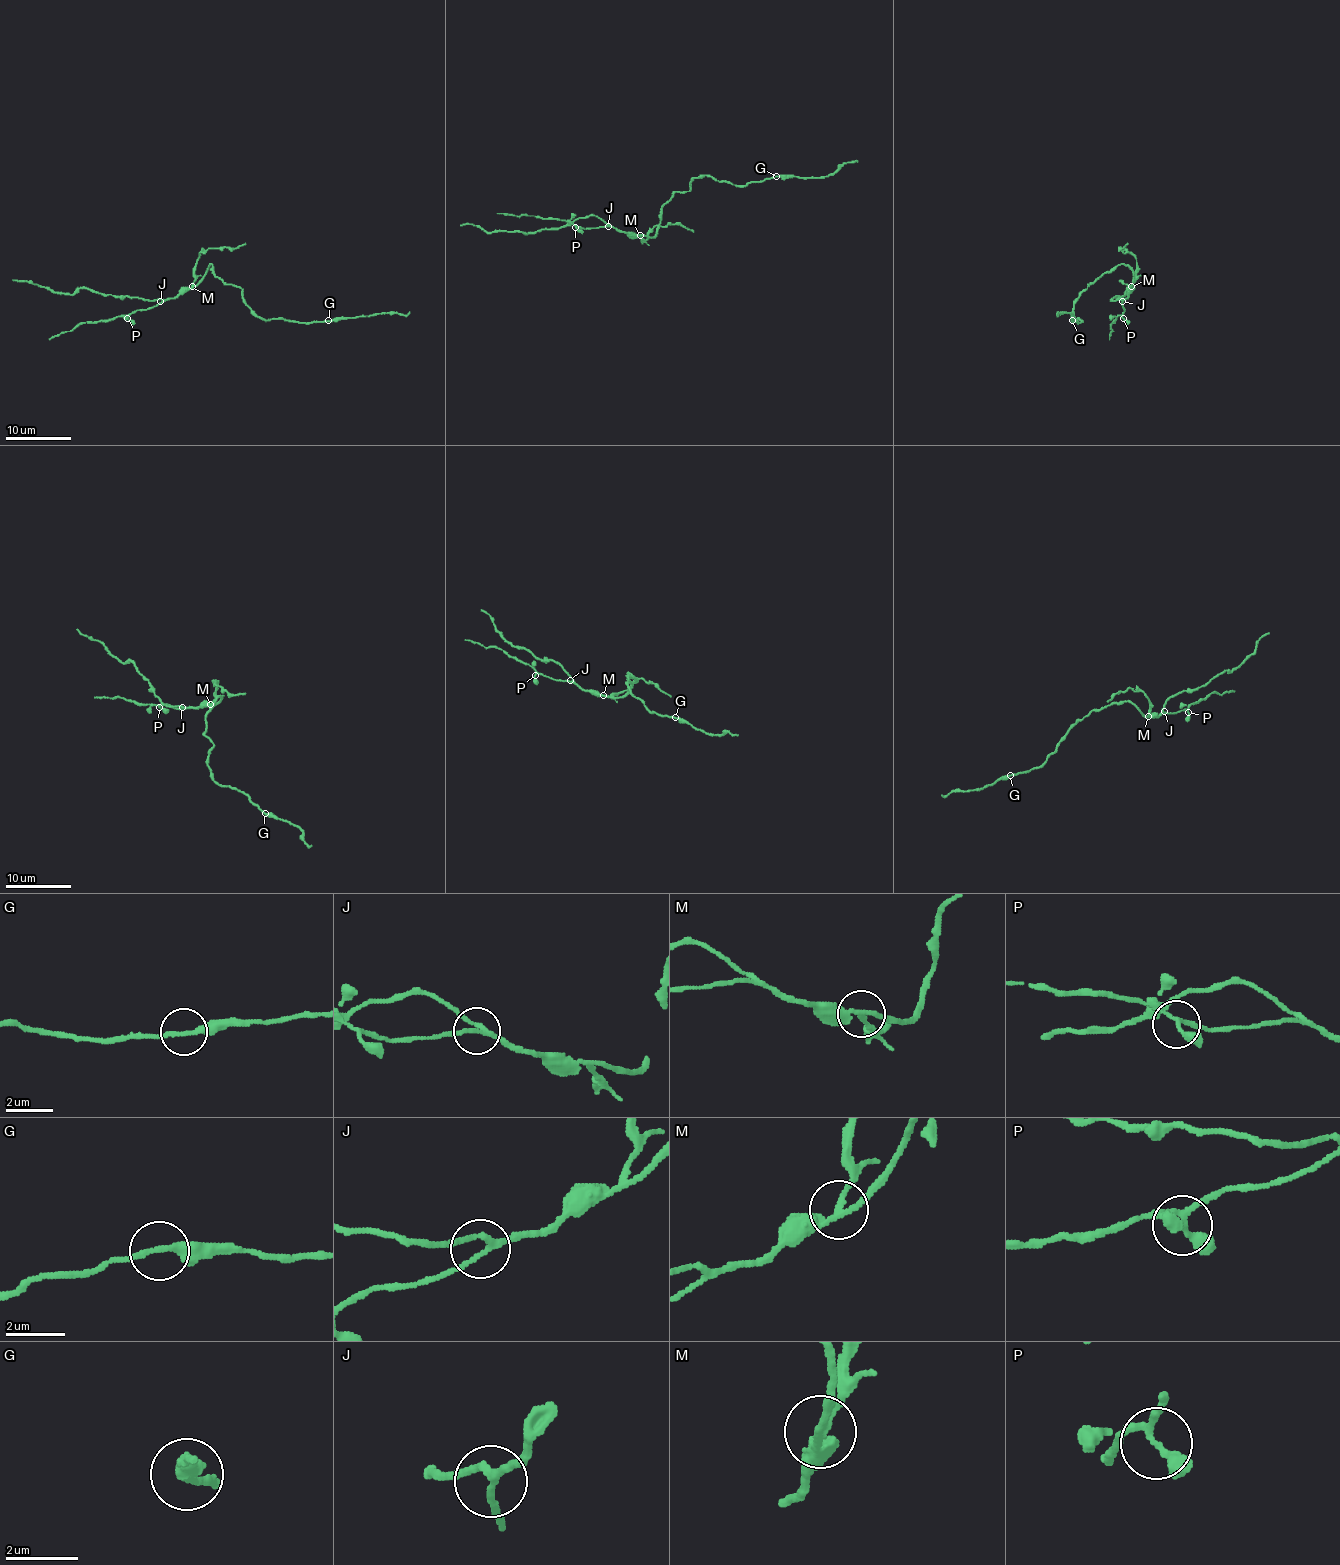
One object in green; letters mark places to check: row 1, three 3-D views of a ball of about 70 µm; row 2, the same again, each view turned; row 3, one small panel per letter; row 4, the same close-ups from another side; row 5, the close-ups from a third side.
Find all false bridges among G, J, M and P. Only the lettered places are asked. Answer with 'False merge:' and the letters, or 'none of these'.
False merge: M

